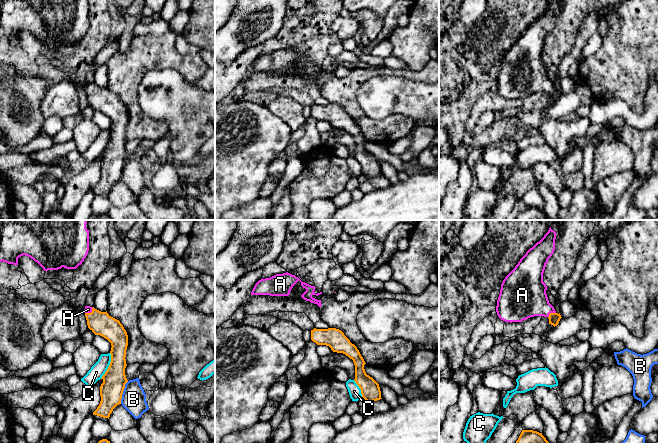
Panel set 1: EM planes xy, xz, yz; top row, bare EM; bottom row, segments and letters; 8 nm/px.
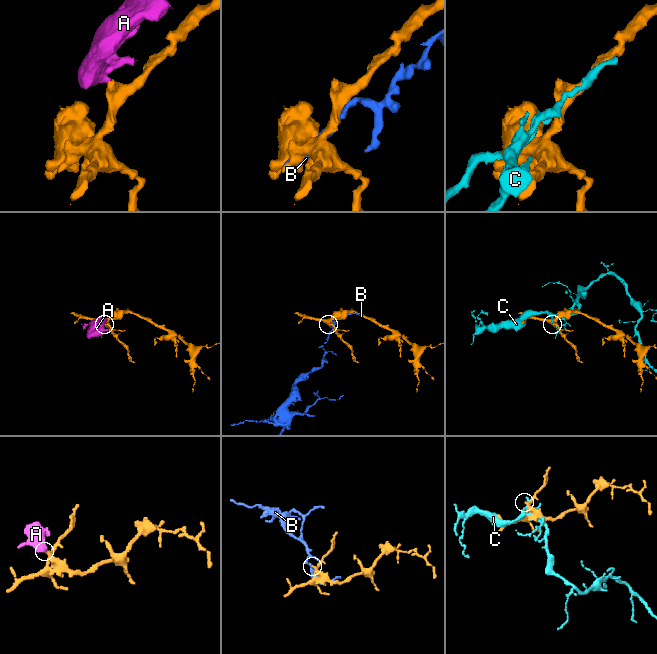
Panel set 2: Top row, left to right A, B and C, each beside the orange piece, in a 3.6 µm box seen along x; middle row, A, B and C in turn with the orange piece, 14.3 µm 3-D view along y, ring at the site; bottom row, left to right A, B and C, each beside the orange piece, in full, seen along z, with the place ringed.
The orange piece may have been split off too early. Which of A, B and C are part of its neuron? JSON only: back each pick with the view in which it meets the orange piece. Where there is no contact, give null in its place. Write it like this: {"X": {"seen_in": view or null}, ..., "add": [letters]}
{"A": {"seen_in": "yz"}, "add": ["A"]}

